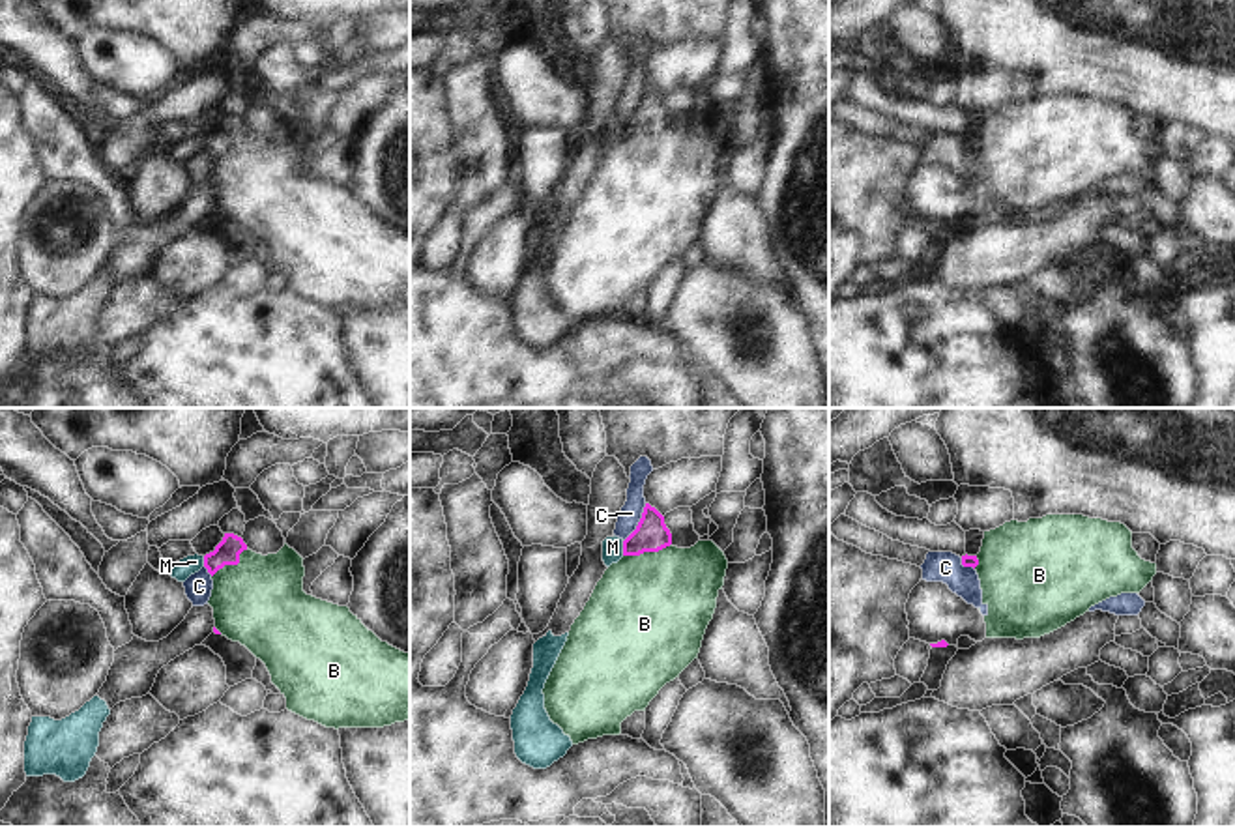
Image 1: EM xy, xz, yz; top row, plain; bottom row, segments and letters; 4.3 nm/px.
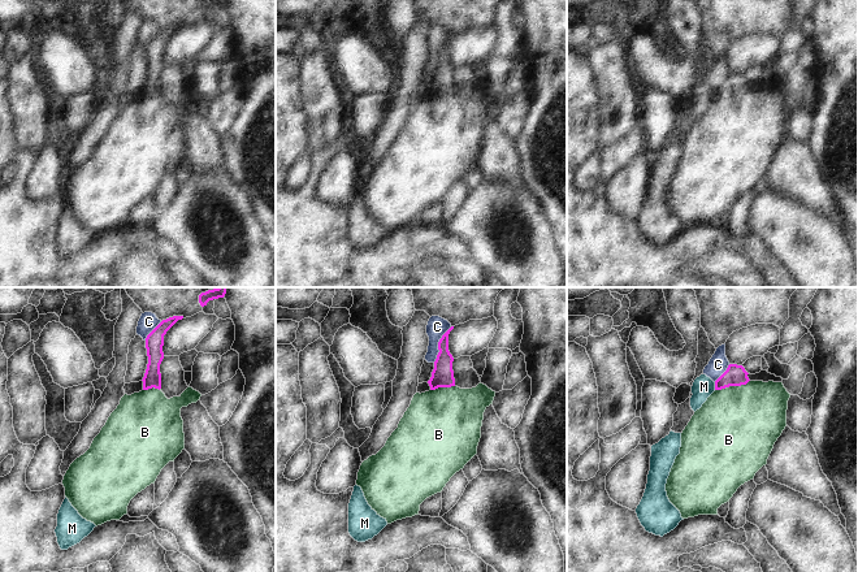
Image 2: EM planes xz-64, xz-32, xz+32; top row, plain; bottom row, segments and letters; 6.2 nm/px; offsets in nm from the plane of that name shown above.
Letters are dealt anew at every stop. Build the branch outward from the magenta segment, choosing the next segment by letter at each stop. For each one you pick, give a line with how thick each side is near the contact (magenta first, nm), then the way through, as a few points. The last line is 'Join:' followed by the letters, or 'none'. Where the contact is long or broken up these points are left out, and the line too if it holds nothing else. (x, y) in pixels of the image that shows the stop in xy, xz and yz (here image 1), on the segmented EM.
B: 140/480 nm
Join: B

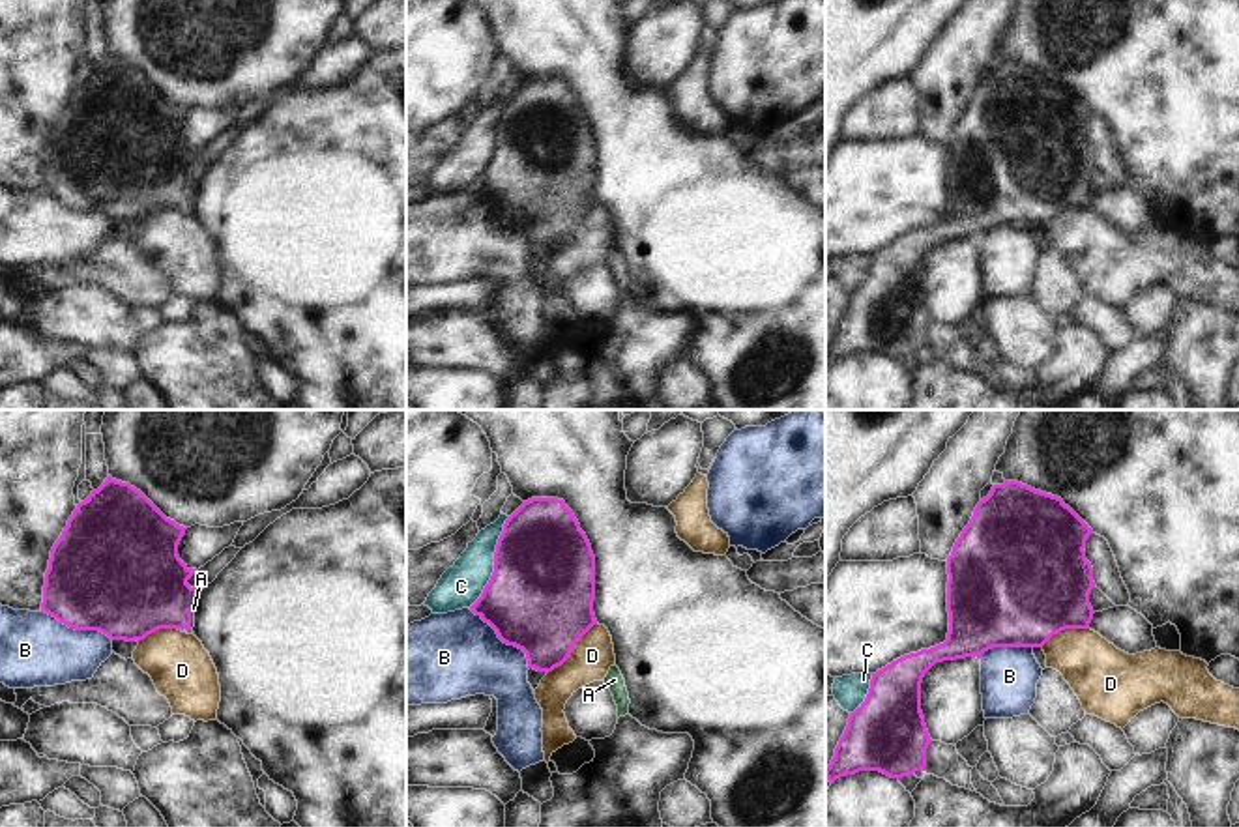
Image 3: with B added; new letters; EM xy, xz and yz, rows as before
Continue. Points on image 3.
A: 380/20 nm | across xy (145, 588), (167, 601), (189, 623), (193, 609)
Join: A

